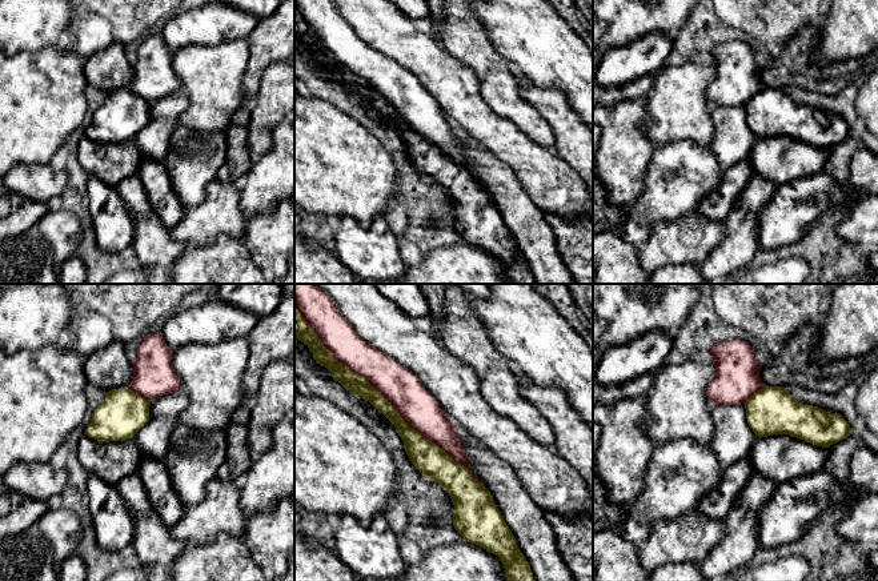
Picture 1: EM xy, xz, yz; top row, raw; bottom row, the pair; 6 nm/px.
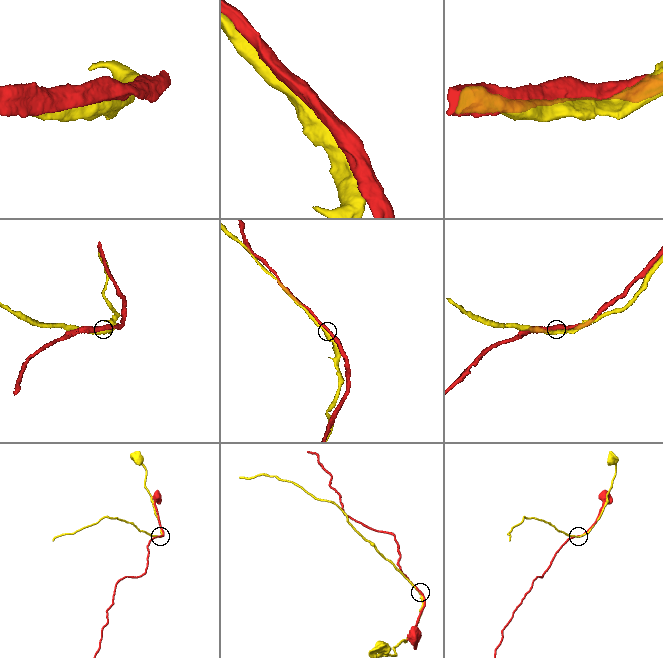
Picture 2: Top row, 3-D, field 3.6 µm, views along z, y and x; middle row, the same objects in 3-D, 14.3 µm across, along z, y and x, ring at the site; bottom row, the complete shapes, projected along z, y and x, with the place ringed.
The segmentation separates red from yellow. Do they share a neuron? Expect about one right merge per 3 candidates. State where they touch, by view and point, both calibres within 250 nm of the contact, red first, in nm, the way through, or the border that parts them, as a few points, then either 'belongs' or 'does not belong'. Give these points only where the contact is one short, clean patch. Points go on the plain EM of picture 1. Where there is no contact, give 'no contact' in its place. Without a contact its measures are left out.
contact xz (387, 100); calibres 220 and 120 nm; does not belong

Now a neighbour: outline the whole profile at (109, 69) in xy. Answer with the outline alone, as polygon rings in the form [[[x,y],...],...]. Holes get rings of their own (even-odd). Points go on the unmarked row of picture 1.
[[[113,41],[104,51],[87,57],[84,73],[88,84],[104,93],[128,88],[133,80],[133,68],[125,55],[125,45]]]

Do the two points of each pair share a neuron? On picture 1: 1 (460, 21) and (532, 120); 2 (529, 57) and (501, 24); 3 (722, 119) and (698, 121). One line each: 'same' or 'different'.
1: same
2: same
3: different

